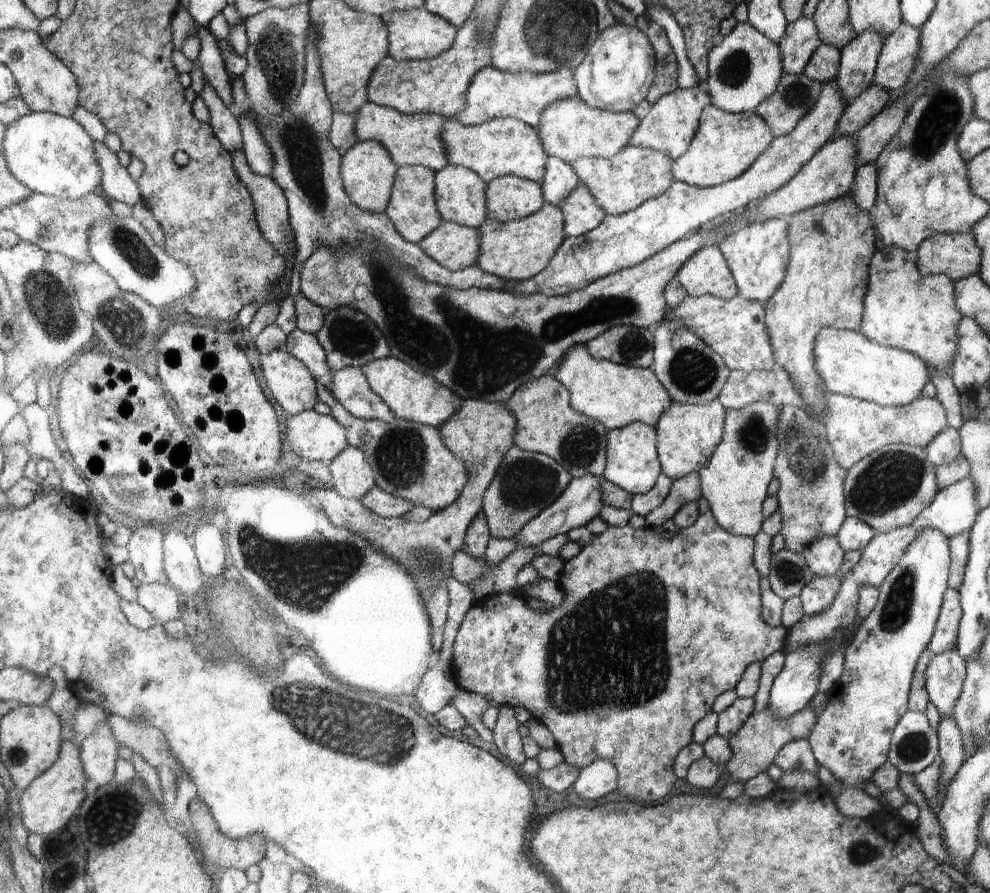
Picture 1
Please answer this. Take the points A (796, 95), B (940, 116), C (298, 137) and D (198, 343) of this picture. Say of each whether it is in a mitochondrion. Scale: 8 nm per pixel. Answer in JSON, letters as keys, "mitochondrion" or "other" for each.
{"A":"mitochondrion","B":"mitochondrion","C":"mitochondrion","D":"other"}

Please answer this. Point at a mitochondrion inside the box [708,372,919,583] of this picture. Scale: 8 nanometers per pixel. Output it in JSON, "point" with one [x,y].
{"point":[807,457]}

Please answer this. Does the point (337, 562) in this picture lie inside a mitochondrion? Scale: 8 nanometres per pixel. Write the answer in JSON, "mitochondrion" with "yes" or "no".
{"mitochondrion":"yes"}

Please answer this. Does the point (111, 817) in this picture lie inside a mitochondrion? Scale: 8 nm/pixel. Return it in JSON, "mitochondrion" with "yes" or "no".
{"mitochondrion":"yes"}

